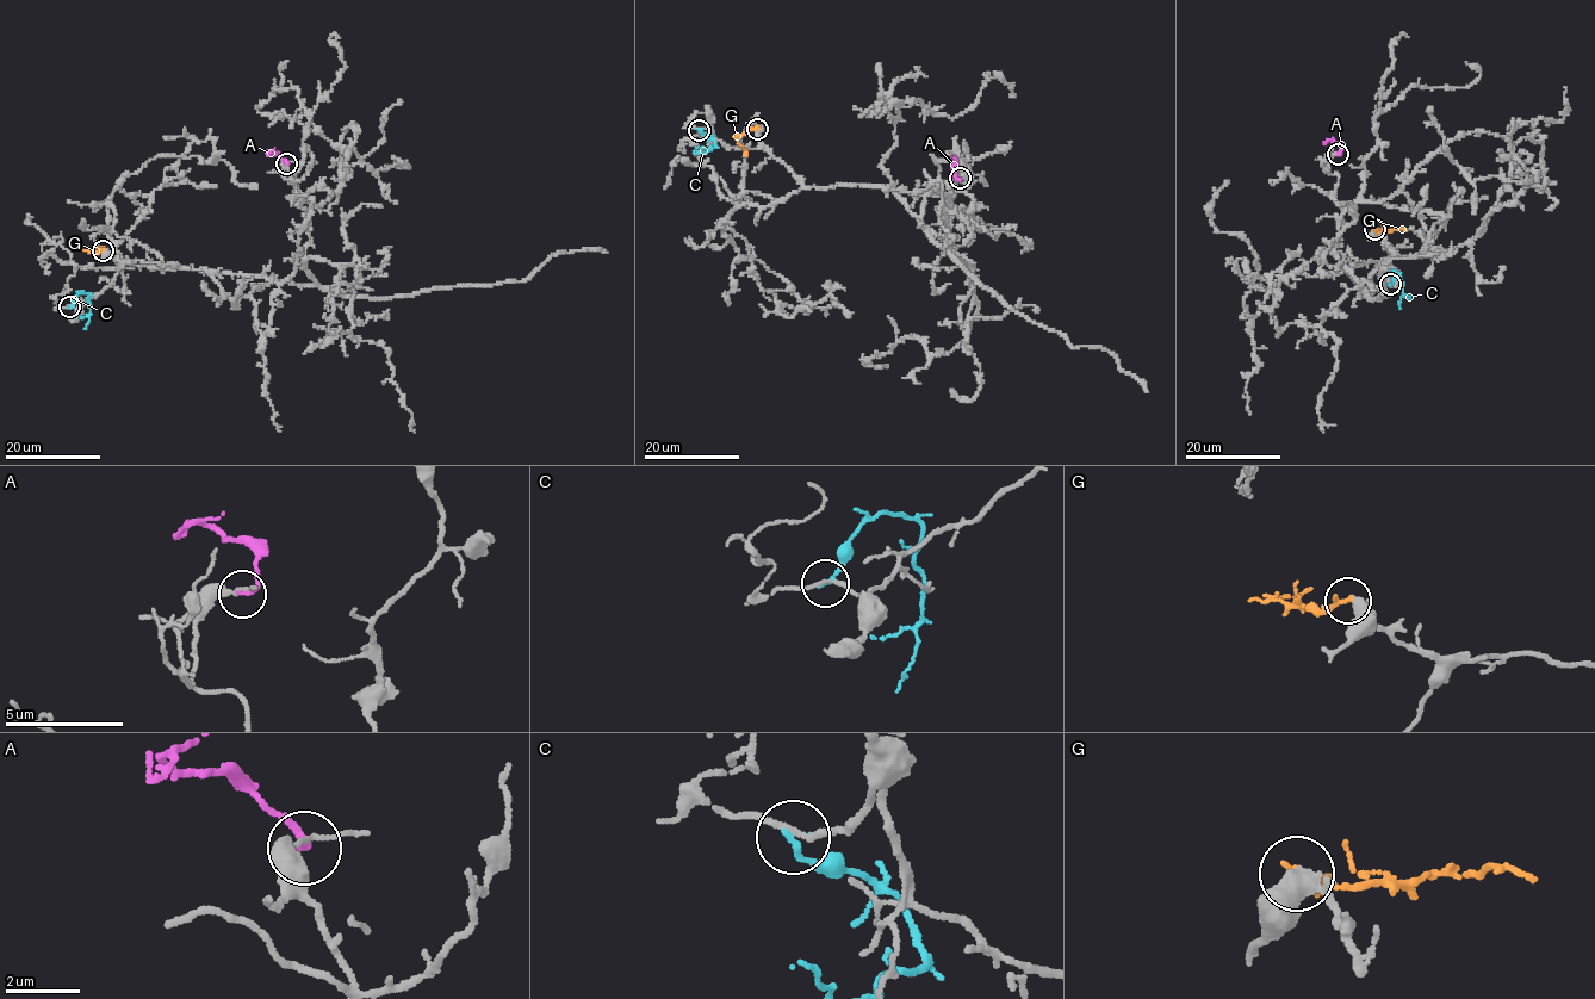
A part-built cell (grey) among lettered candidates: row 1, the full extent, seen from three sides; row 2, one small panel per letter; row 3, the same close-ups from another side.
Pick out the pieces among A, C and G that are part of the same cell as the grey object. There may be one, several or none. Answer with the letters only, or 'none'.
none

